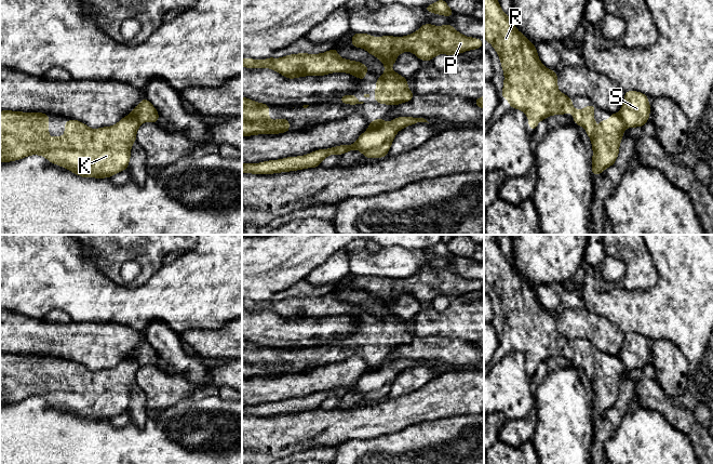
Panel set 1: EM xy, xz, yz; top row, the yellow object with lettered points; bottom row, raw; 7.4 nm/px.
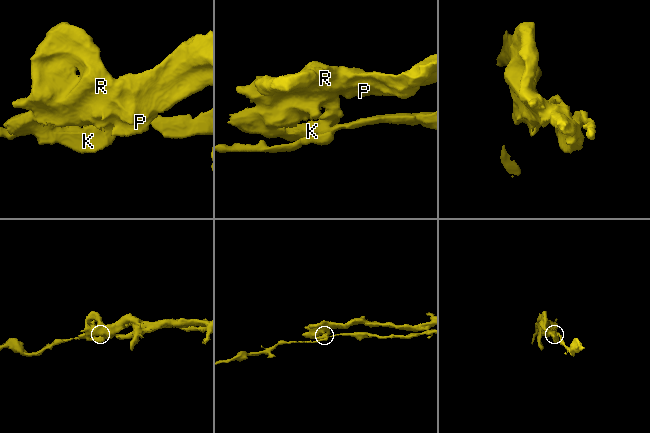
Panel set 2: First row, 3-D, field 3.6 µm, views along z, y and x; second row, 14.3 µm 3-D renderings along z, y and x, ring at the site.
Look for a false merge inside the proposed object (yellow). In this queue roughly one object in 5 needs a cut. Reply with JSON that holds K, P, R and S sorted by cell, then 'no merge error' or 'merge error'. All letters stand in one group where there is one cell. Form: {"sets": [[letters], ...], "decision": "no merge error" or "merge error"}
{"sets": [["K", "P", "R"], ["S"]], "decision": "merge error"}

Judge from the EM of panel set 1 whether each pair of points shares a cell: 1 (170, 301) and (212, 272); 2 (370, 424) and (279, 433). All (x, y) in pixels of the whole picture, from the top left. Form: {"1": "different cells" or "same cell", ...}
{"1": "same cell", "2": "same cell"}

